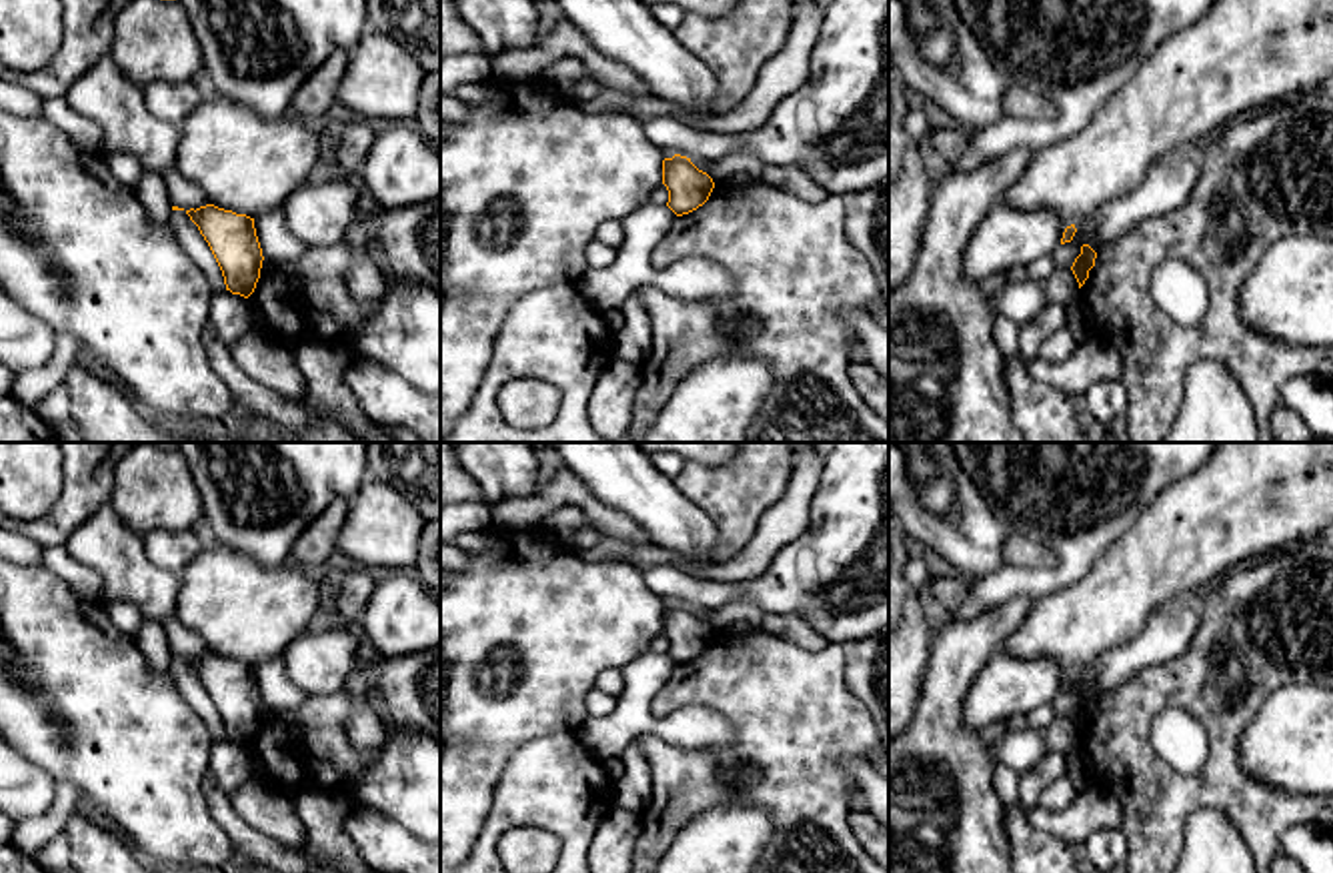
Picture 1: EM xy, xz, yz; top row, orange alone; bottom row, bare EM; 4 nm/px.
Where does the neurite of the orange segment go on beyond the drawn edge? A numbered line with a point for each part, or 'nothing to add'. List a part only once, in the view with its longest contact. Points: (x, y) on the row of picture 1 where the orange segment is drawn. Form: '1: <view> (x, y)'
nothing to add

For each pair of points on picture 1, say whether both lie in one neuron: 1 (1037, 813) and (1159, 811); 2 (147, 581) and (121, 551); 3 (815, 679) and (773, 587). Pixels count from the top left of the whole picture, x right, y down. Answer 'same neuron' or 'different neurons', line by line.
1: different neurons
2: same neuron
3: different neurons

